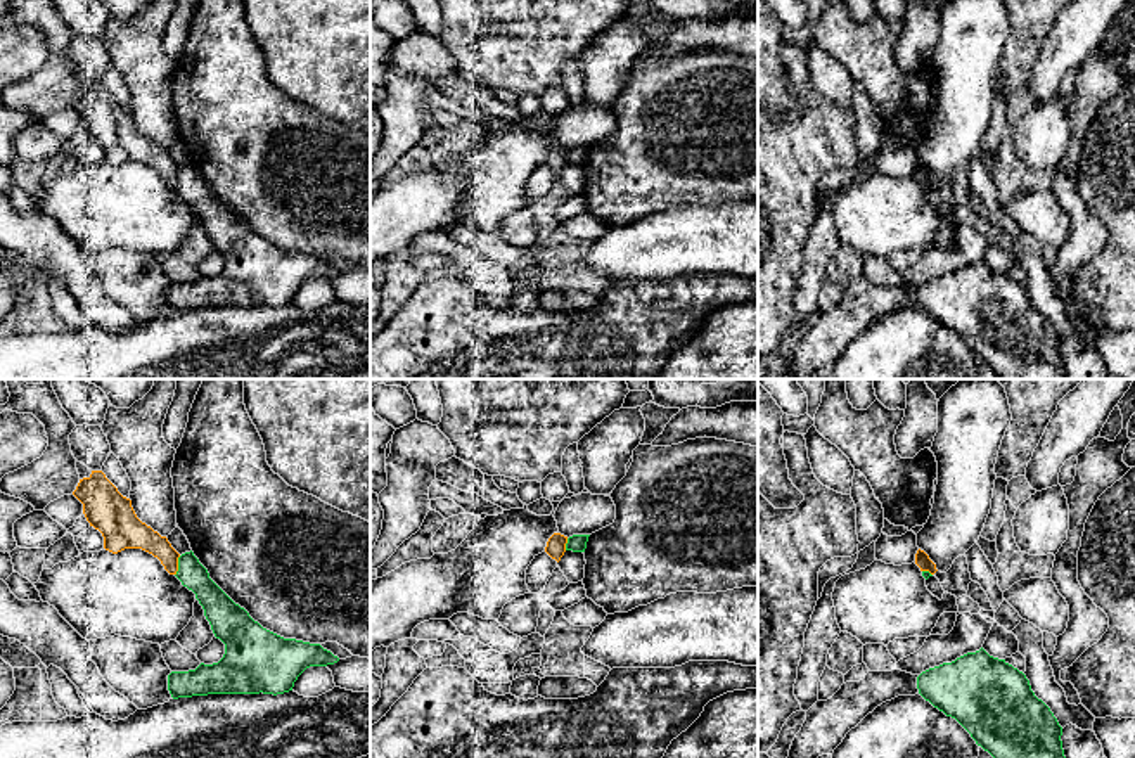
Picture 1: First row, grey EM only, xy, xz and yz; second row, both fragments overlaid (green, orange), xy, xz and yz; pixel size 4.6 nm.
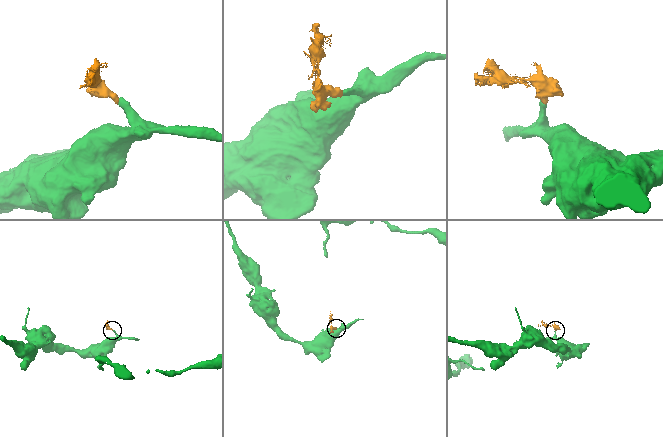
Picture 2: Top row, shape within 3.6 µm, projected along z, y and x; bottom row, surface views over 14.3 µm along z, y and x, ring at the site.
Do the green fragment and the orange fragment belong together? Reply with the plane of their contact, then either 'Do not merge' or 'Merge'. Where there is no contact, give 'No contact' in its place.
Touches green in xy. Do not merge

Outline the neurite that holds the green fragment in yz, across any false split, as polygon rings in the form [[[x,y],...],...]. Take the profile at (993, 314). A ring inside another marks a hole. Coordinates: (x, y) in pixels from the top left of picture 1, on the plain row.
[[[983,260],[917,289],[919,306],[955,331],[1002,379],[1066,379],[1062,339],[1050,320],[1035,308],[1023,284]]]

